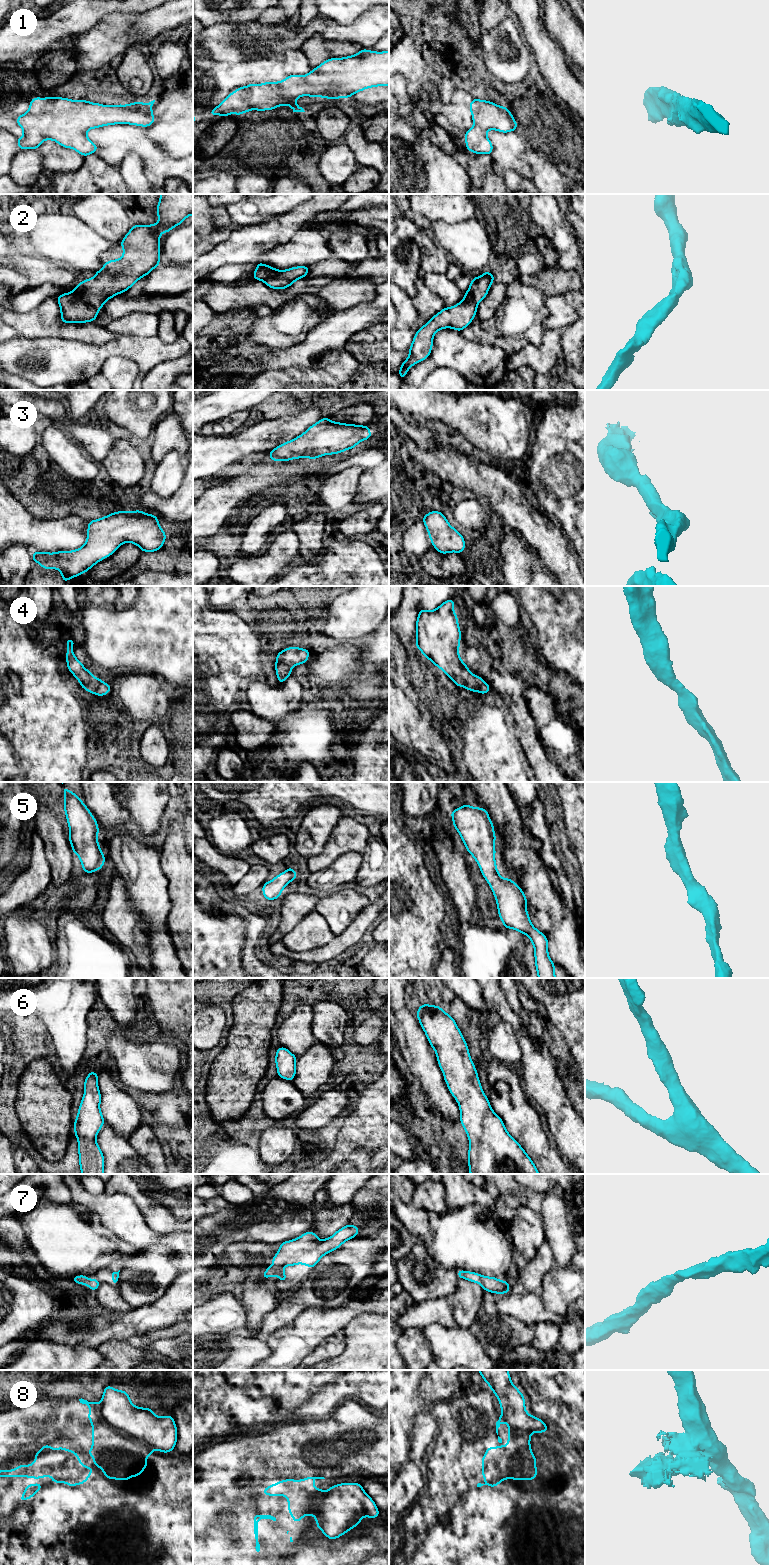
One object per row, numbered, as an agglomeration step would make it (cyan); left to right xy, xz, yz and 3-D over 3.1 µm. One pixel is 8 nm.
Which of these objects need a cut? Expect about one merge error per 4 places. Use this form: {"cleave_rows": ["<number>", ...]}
{"cleave_rows": []}

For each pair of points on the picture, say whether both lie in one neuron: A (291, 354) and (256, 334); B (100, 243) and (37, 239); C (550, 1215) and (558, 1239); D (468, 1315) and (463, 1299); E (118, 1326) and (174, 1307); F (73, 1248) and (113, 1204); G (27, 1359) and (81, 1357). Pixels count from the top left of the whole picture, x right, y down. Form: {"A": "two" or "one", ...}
{"A": "two", "B": "one", "C": "one", "D": "one", "E": "one", "F": "two", "G": "one"}

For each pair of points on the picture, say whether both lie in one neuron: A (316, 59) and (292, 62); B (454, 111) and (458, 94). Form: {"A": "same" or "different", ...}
{"A": "different", "B": "same"}

